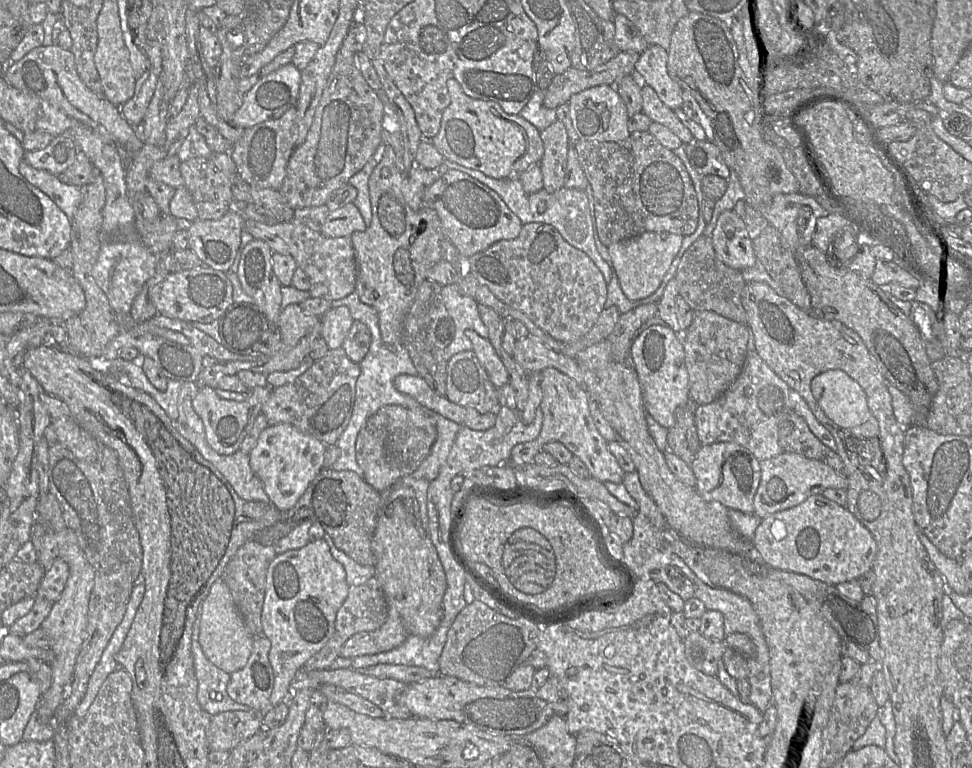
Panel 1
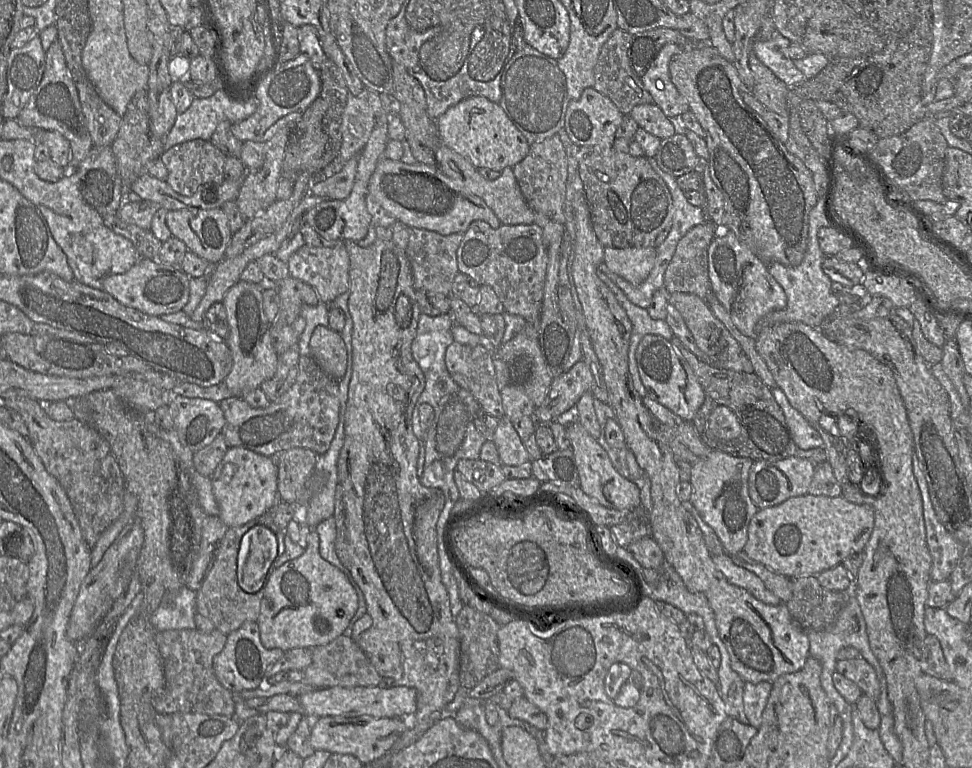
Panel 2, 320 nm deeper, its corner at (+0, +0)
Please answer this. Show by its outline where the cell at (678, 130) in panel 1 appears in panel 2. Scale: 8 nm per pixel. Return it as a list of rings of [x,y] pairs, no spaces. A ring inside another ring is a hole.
[[[654,103],[636,105],[629,115],[640,128],[661,140],[672,137],[677,133],[677,120],[666,117]]]

